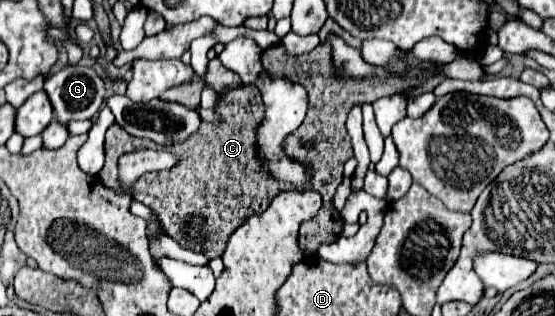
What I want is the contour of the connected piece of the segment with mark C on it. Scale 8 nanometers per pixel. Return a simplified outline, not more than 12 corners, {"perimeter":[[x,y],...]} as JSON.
{"perimeter":[[262,95],[218,97],[132,187],[182,247],[220,257],[288,183],[264,171]]}

